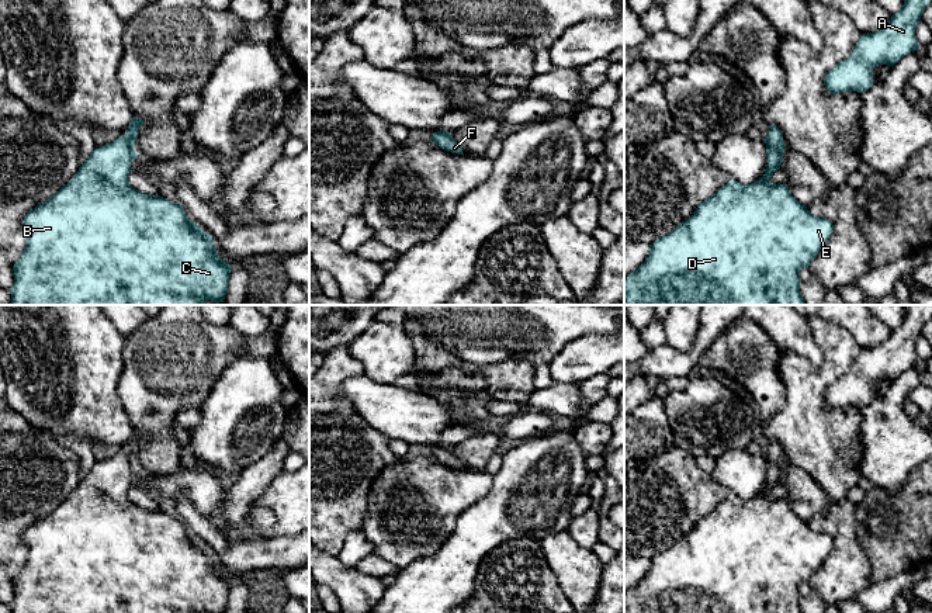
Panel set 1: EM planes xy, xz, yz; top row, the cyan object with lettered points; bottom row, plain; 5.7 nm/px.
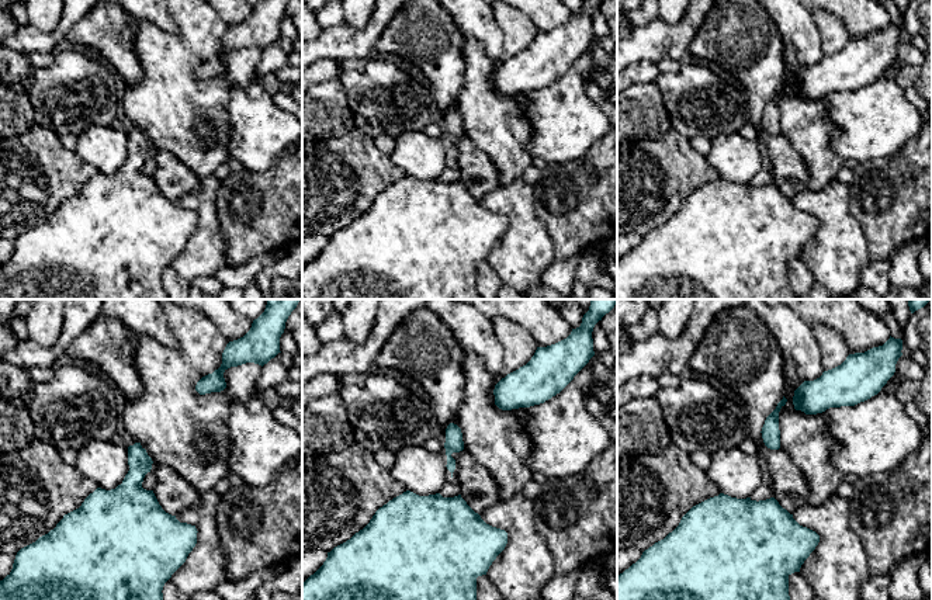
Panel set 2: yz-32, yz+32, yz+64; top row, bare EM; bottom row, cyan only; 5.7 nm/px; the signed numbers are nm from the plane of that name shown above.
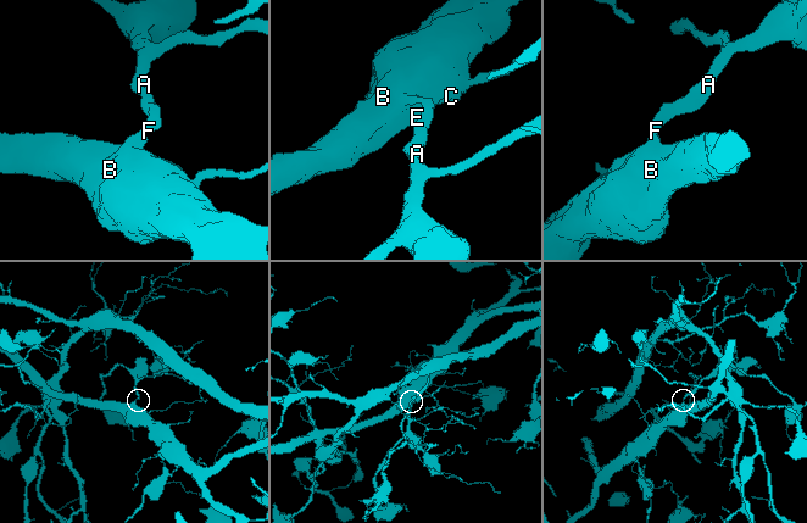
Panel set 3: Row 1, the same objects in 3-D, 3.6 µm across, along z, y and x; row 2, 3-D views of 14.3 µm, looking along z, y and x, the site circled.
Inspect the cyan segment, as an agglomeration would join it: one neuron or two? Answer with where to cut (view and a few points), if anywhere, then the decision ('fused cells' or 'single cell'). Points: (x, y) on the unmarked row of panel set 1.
no cut | single cell

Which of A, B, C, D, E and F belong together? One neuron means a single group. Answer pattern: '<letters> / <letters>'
A B C D E F

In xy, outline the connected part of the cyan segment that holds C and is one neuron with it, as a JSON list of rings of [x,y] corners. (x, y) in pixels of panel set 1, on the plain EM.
[[[134,432],[124,451],[96,463],[67,499],[25,529],[27,558],[13,581],[11,613],[225,613],[232,581],[218,571],[214,554],[187,533],[183,520],[143,509],[128,496],[142,440]]]

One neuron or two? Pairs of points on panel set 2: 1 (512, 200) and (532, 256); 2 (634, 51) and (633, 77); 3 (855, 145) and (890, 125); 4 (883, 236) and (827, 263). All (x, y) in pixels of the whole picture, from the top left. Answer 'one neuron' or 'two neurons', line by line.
1: one neuron
2: two neurons
3: one neuron
4: two neurons

